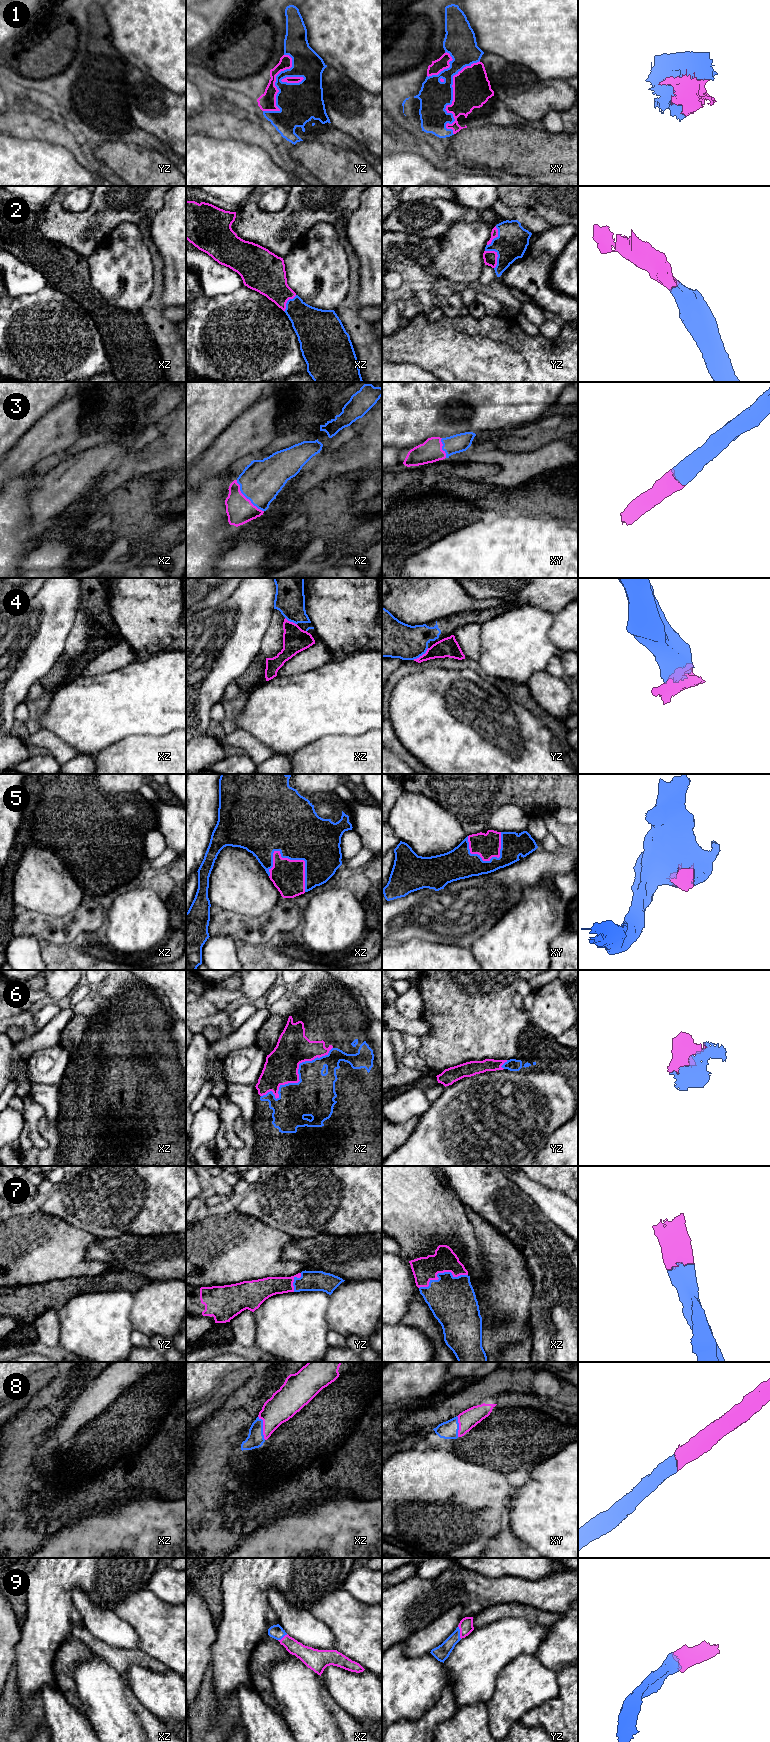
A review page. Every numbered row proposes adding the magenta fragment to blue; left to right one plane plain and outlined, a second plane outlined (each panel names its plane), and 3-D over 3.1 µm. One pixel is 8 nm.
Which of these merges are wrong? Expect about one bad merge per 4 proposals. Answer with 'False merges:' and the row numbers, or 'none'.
False merges: 4

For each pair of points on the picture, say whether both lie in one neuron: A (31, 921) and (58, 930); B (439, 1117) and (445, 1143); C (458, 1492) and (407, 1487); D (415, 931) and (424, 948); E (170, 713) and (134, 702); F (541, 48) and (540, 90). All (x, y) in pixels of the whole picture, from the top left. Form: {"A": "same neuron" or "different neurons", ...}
{"A": "same neuron", "B": "same neuron", "C": "same neuron", "D": "different neurons", "E": "same neuron", "F": "different neurons"}

